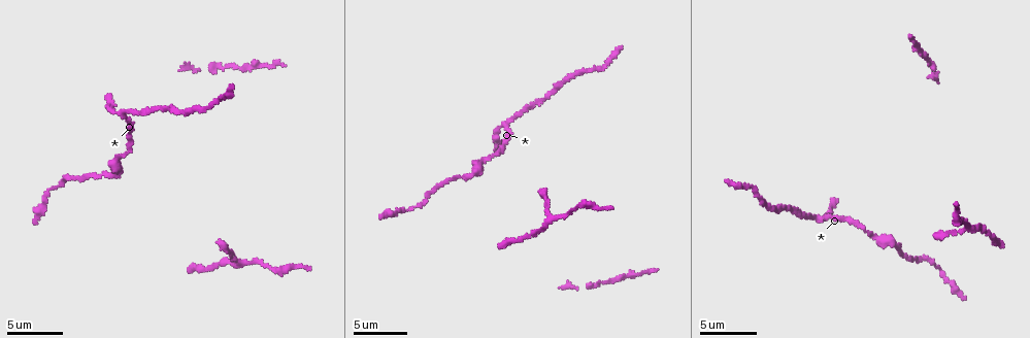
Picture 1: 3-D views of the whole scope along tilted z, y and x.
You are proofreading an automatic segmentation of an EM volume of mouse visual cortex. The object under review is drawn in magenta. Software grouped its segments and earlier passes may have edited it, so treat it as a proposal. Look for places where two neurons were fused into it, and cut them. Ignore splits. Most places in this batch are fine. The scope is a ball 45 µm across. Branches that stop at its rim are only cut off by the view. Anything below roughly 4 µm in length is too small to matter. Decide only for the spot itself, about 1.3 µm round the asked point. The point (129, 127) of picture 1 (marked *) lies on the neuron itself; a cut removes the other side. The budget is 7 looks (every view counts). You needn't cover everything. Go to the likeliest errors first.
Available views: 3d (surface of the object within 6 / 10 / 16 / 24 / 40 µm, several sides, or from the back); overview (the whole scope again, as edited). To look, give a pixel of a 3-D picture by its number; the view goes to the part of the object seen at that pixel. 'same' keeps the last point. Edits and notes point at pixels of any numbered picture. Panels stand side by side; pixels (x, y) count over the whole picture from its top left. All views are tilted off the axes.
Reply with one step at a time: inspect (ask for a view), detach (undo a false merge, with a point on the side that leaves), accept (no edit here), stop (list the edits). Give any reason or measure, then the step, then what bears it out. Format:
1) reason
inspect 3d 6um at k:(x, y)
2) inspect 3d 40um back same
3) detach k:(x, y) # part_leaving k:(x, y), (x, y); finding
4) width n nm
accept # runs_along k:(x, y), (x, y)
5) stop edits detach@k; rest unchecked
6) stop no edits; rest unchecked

arms part here
inspect 3d 10um at 1:(120, 113)

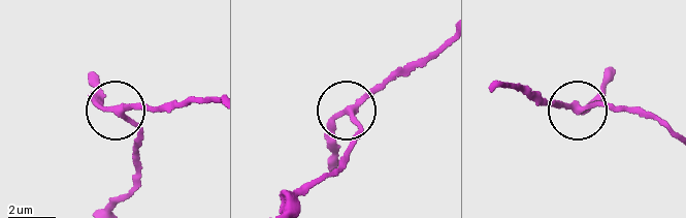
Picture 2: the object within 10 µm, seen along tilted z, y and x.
width 210 nm
accept # runs_along 2:(608, 110), (580, 111), (537, 96); one neuron here

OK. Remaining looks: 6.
inspect 3d 16um at 1:(893, 245)

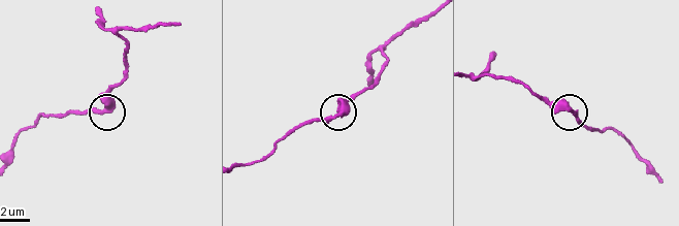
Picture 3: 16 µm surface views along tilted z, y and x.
inspect 3d 16um back at 3:(111, 110)

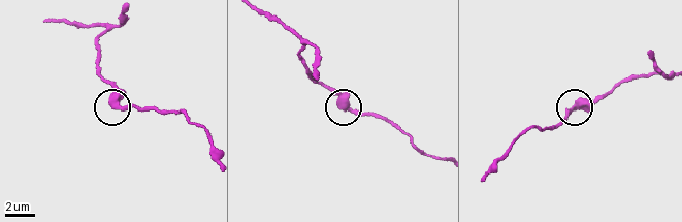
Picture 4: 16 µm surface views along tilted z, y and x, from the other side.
width 360 nm
accept # runs_along 4:(649, 77), (627, 77), (606, 94), (581, 100), (561, 125); continuous, no second neuron

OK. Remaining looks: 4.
calibre changes
inspect 3d 16um at 1:(750, 185)

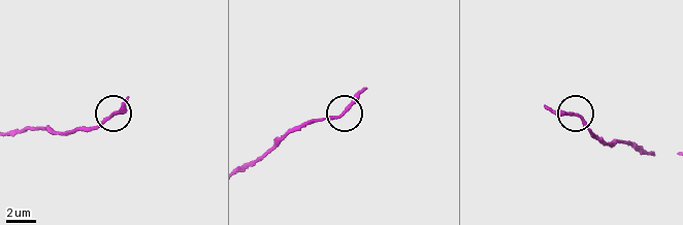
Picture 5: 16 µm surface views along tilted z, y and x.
inspect 3d 6um at 5:(341, 115)

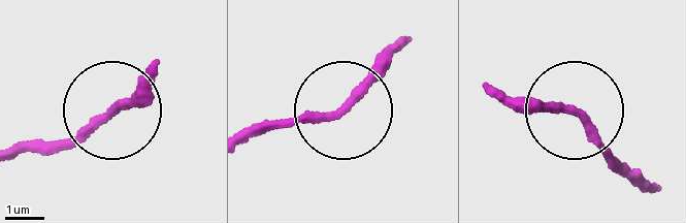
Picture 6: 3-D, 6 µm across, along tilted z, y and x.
accept # runs_along 6:(251, 132), (340, 110), (401, 42); all the same neuron

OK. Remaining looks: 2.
stop no edits; rest unchecked

